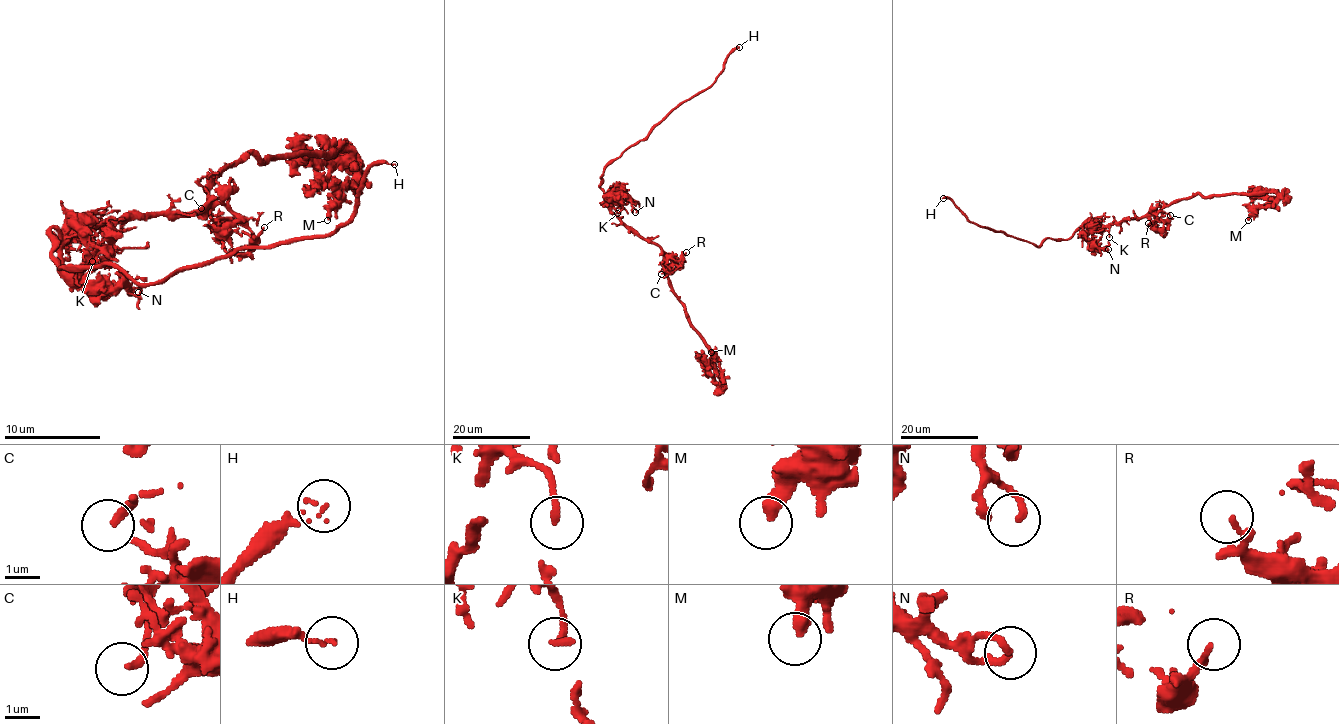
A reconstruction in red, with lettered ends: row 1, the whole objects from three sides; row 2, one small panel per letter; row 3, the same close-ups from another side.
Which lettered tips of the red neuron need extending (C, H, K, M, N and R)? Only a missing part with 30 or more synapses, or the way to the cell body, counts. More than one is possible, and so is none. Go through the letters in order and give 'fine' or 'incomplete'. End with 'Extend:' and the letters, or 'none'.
C: fine
H: incomplete
K: fine
M: fine
N: fine
R: fine
Extend: H

